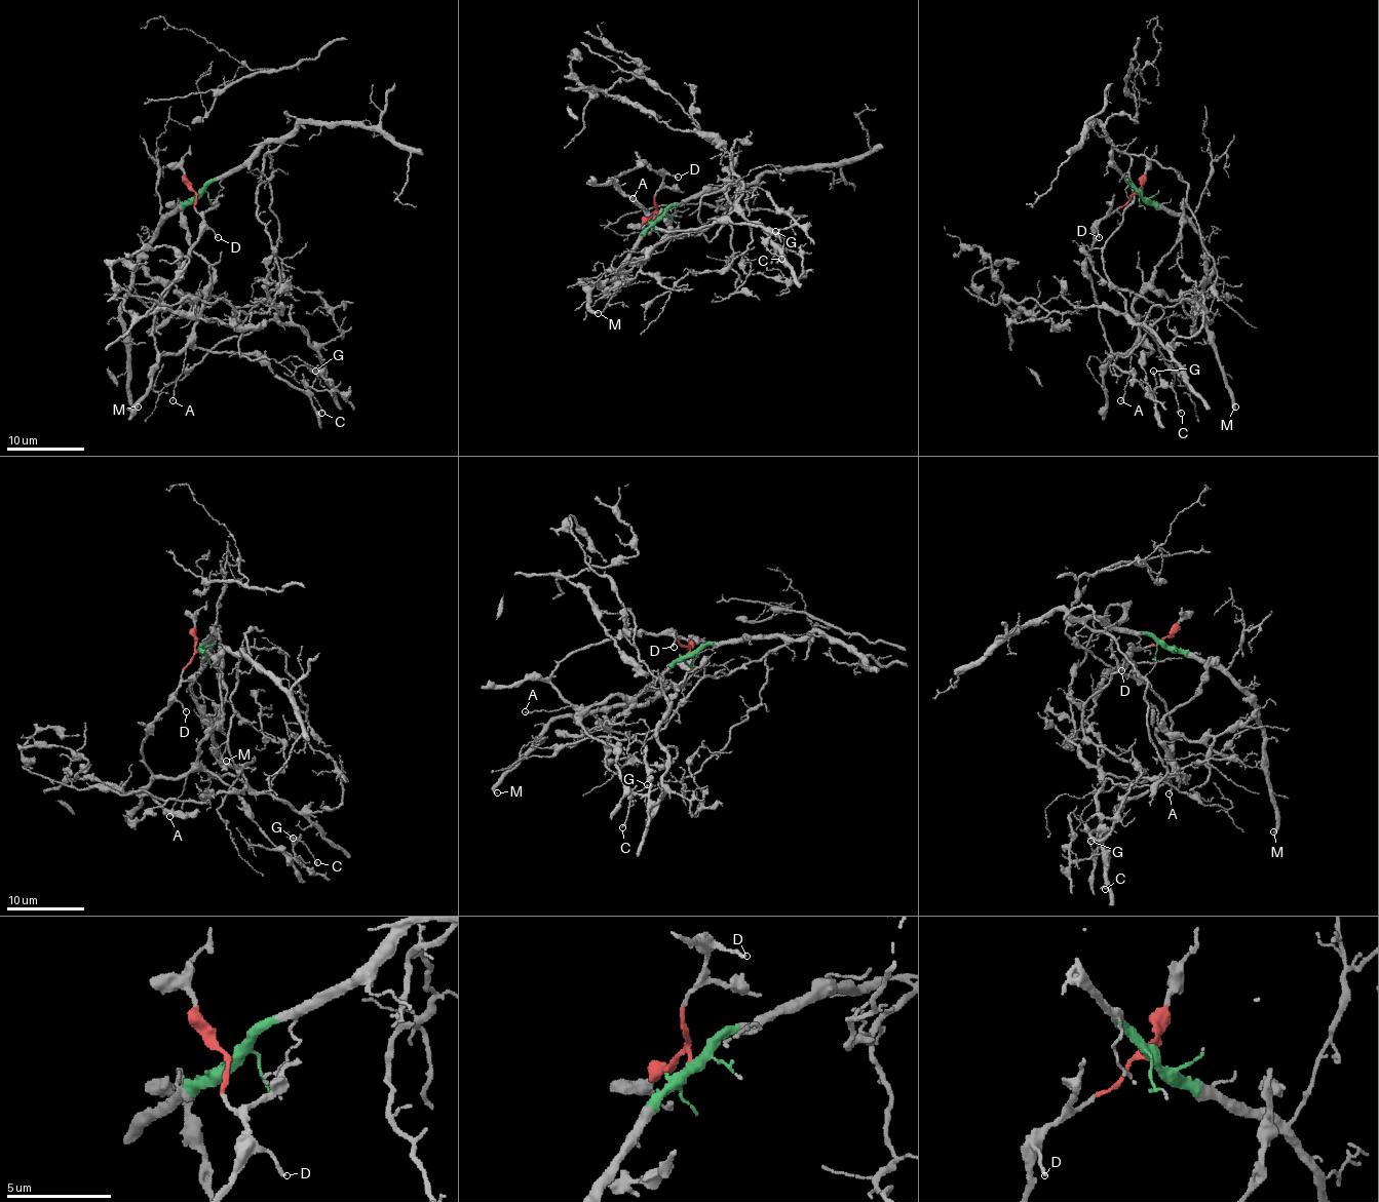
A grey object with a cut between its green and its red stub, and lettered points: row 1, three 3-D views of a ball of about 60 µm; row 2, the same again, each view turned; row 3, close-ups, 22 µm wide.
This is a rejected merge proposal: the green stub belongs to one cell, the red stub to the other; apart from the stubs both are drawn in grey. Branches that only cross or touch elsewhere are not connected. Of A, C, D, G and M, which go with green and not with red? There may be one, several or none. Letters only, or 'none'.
M

